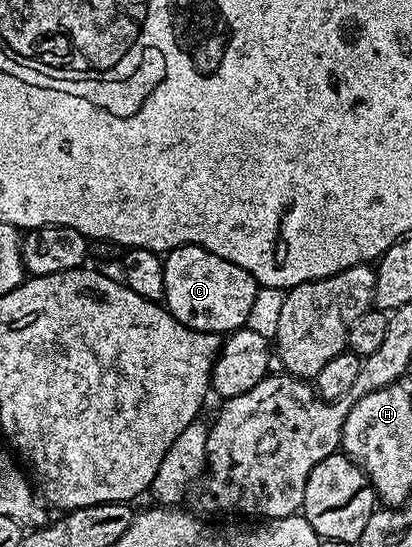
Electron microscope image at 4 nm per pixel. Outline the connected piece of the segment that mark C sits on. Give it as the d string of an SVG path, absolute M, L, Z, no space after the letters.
M178 246L166 251L162 259L164 294L162 301L181 324L206 334L227 336L246 327L249 308L261 289L255 277L229 260L221 260L200 246Z

